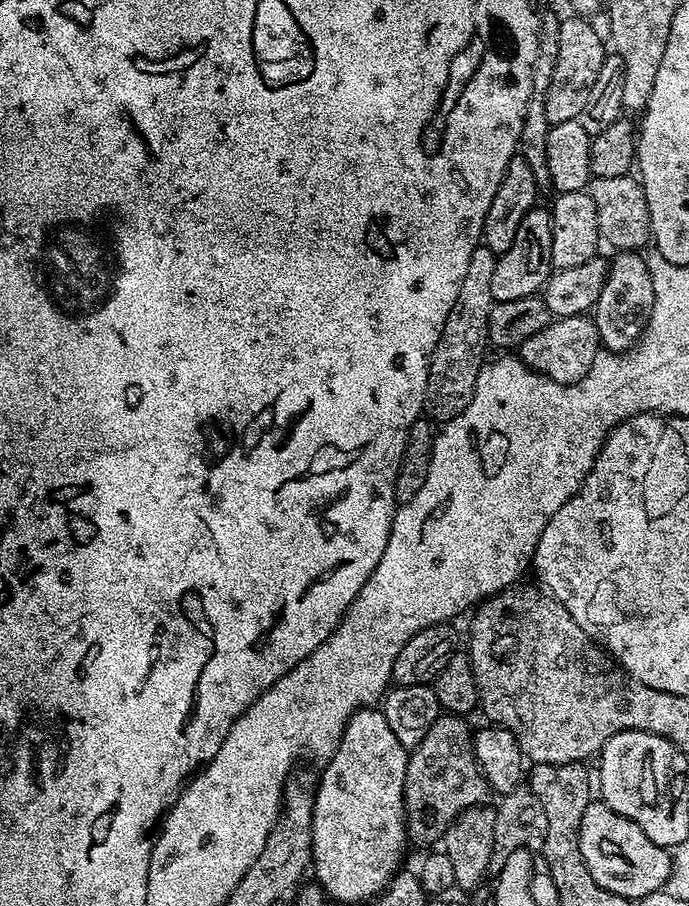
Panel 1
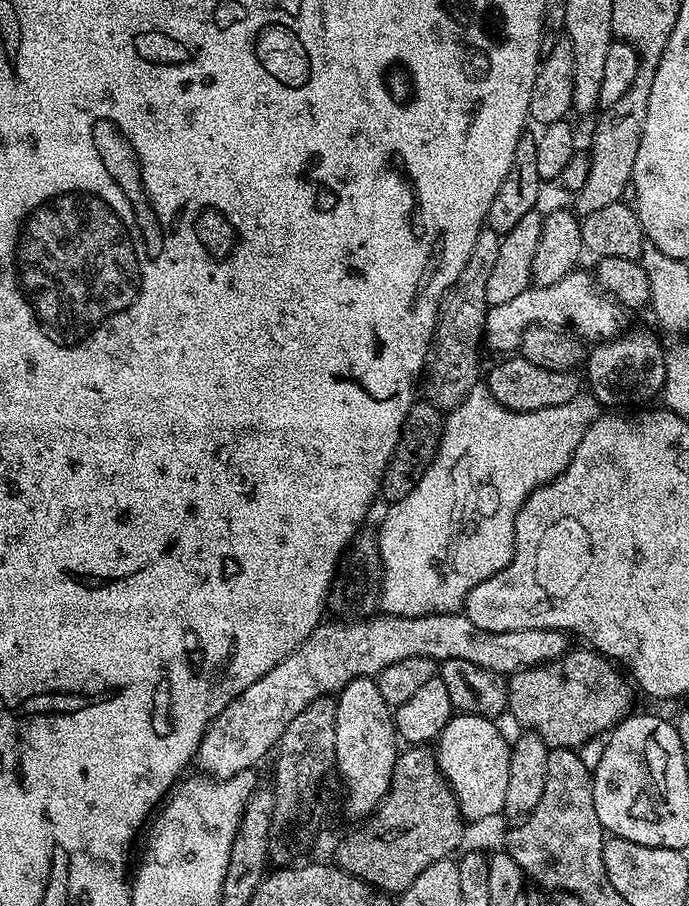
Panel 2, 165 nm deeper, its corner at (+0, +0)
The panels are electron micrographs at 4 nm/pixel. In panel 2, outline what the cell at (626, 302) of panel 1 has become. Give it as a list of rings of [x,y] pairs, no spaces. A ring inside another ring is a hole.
[[[624,330],[619,335],[597,343],[596,348],[587,353],[587,391],[596,403],[608,410],[624,410],[627,404],[644,406],[661,395],[666,382],[666,348],[652,332],[630,332]]]

